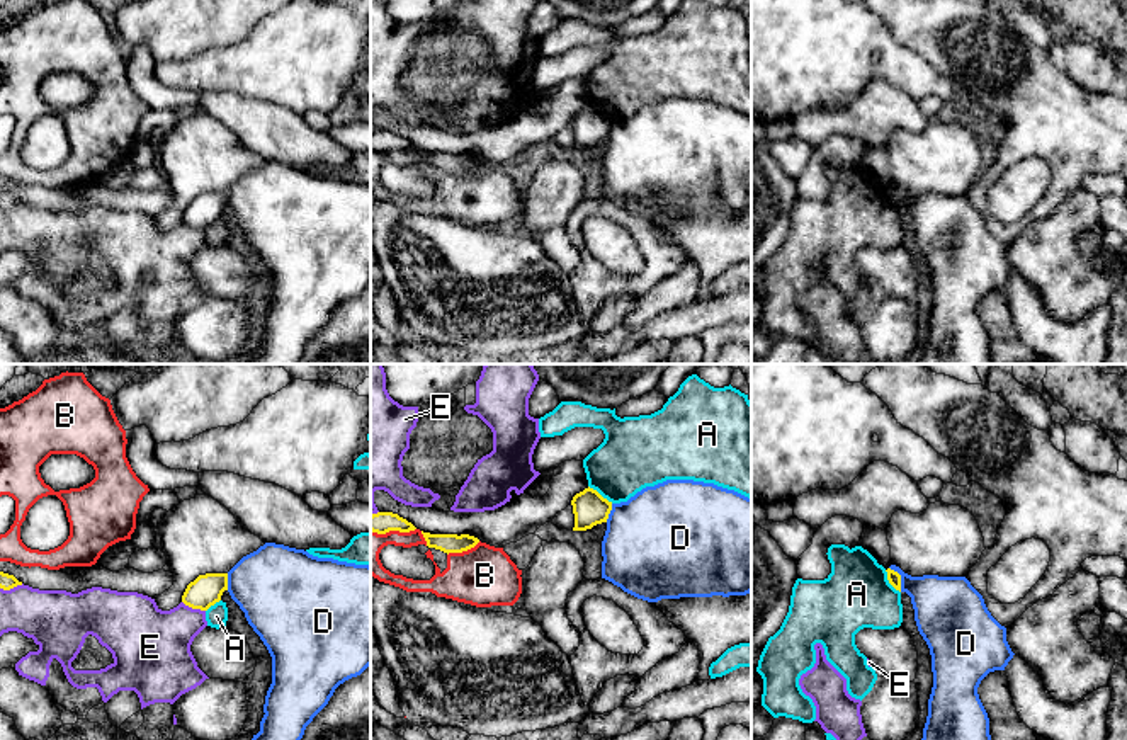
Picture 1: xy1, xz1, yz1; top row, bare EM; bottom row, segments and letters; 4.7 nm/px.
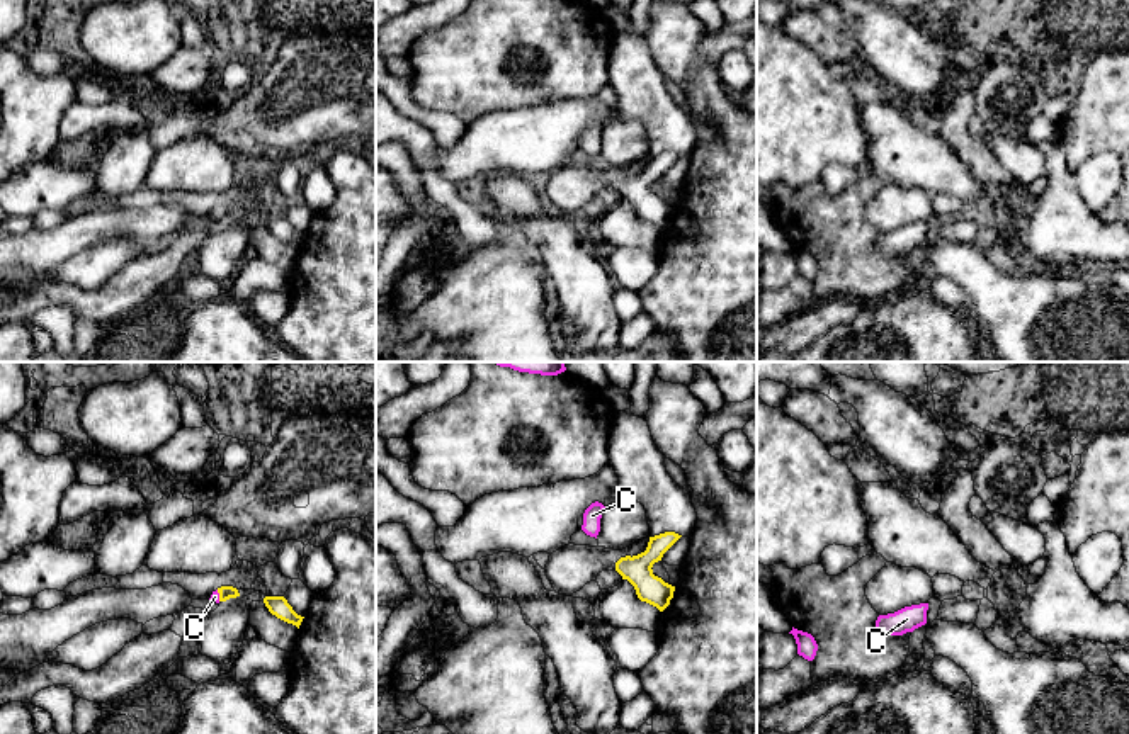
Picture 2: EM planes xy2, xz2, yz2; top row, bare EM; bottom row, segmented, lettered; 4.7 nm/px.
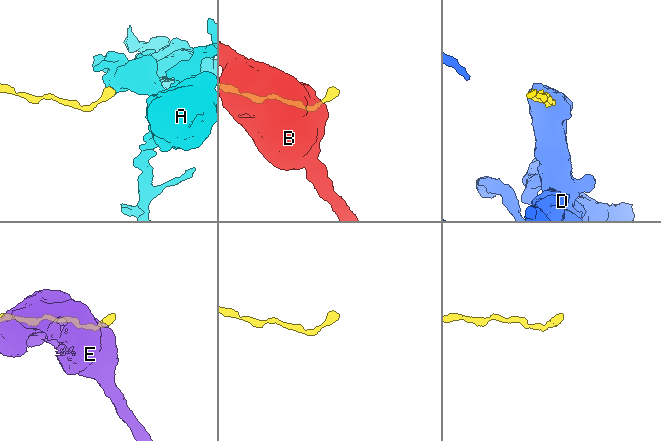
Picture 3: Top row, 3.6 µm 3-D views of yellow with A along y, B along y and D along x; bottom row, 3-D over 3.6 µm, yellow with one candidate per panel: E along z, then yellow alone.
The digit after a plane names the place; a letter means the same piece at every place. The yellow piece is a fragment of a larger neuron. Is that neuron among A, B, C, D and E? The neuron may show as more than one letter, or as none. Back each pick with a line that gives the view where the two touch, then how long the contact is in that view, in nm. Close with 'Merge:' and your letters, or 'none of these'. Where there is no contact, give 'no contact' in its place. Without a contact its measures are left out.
C: xy2 | 60 nm
Merge: C

